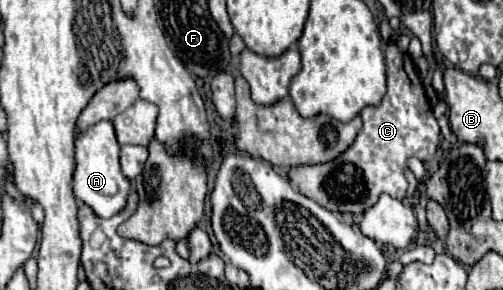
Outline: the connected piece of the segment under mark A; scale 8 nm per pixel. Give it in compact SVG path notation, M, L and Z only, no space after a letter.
M99 121L97 125L79 131L75 139L75 173L73 173L73 193L79 201L87 203L99 217L107 219L121 211L129 193L129 179L119 167L119 143L111 121Z

